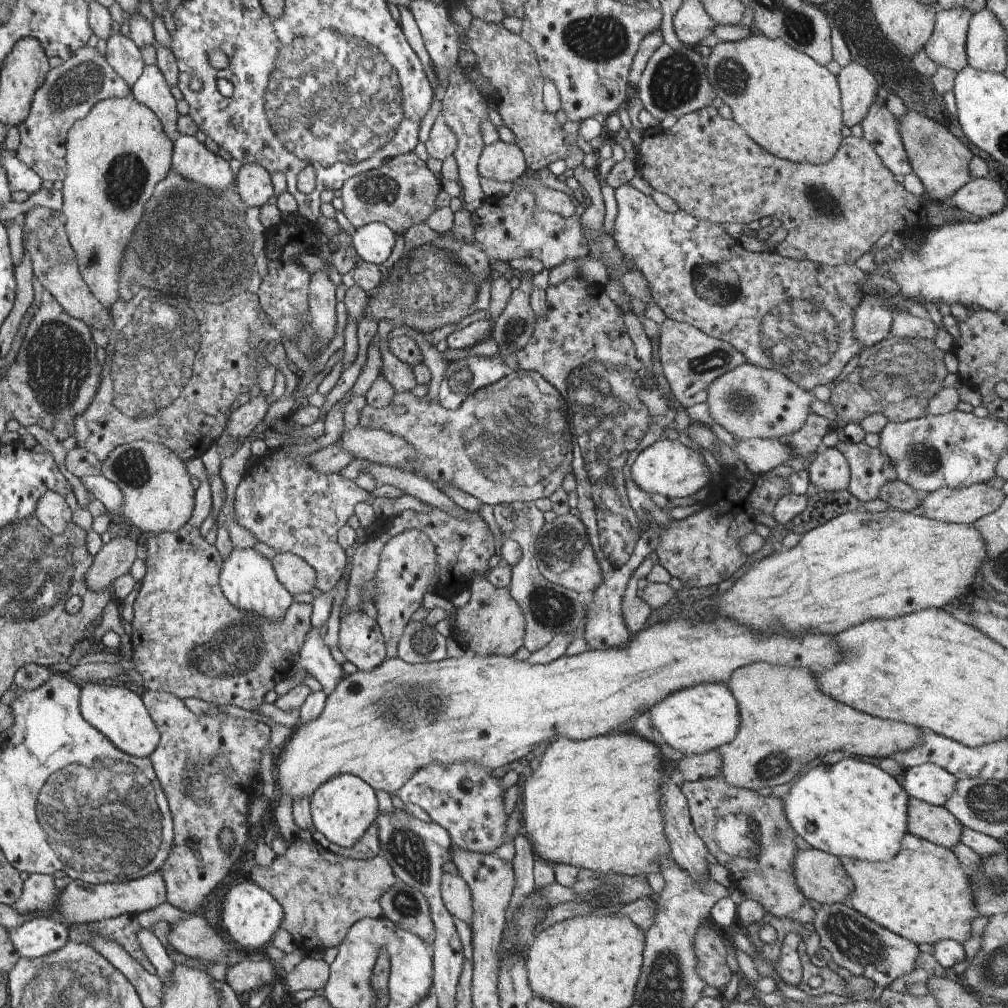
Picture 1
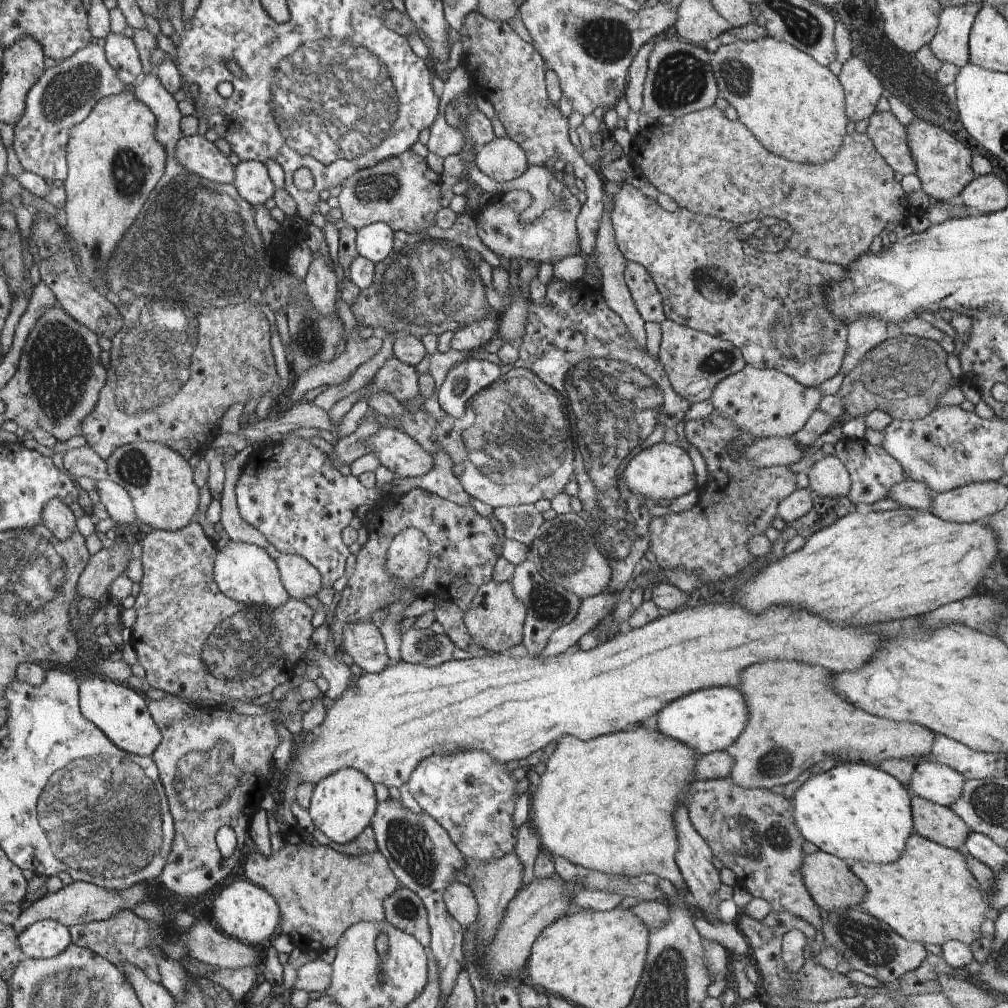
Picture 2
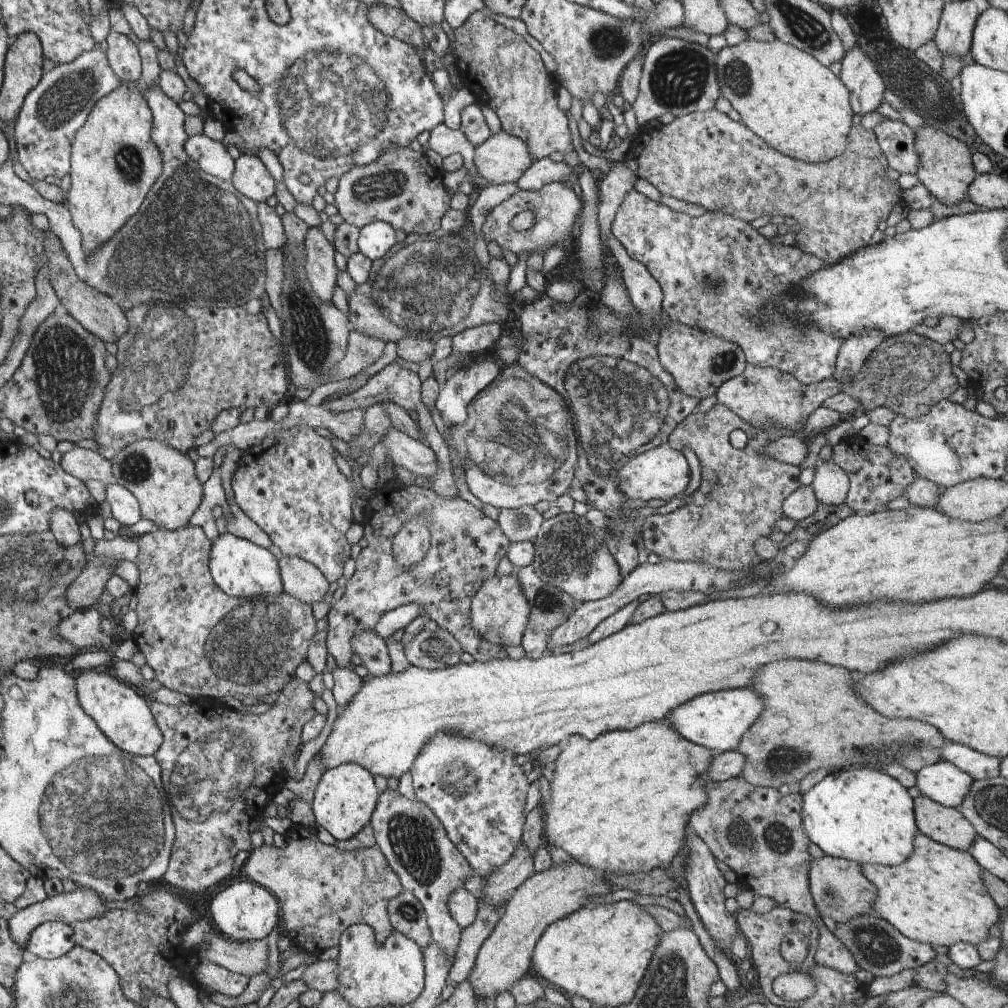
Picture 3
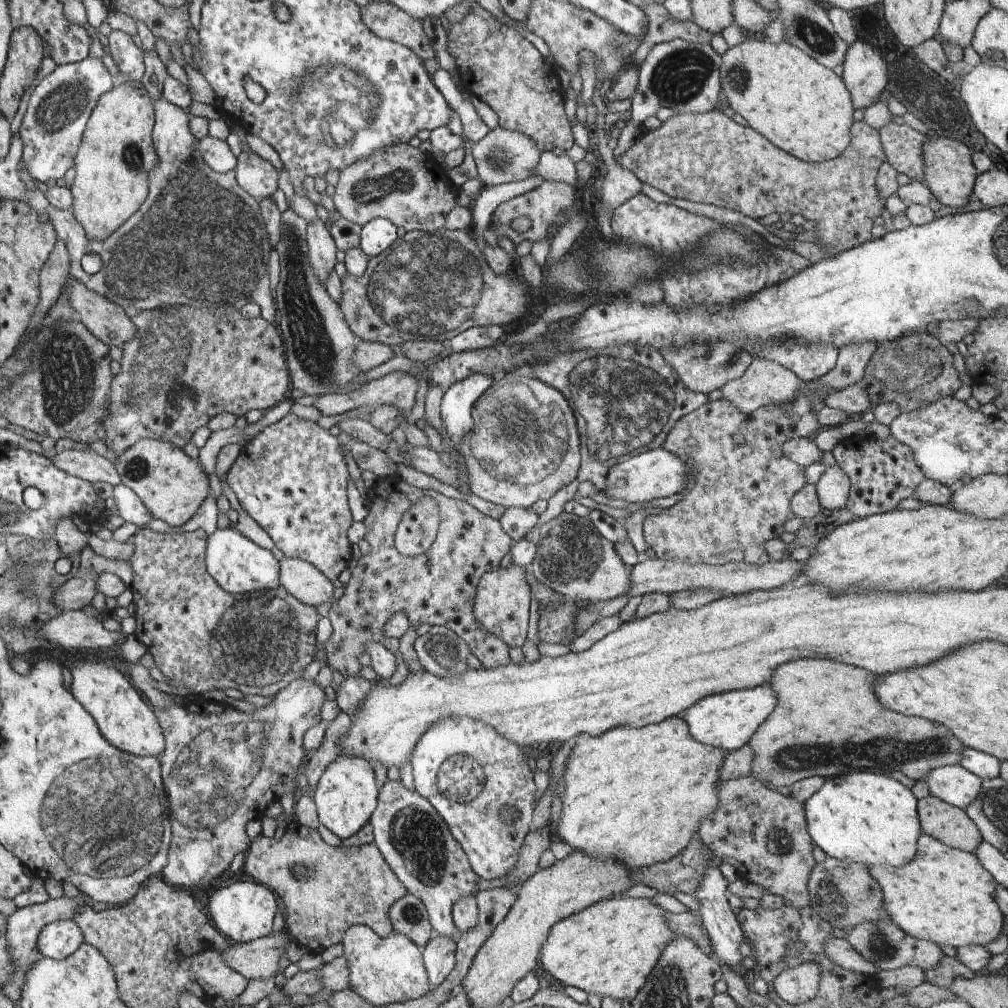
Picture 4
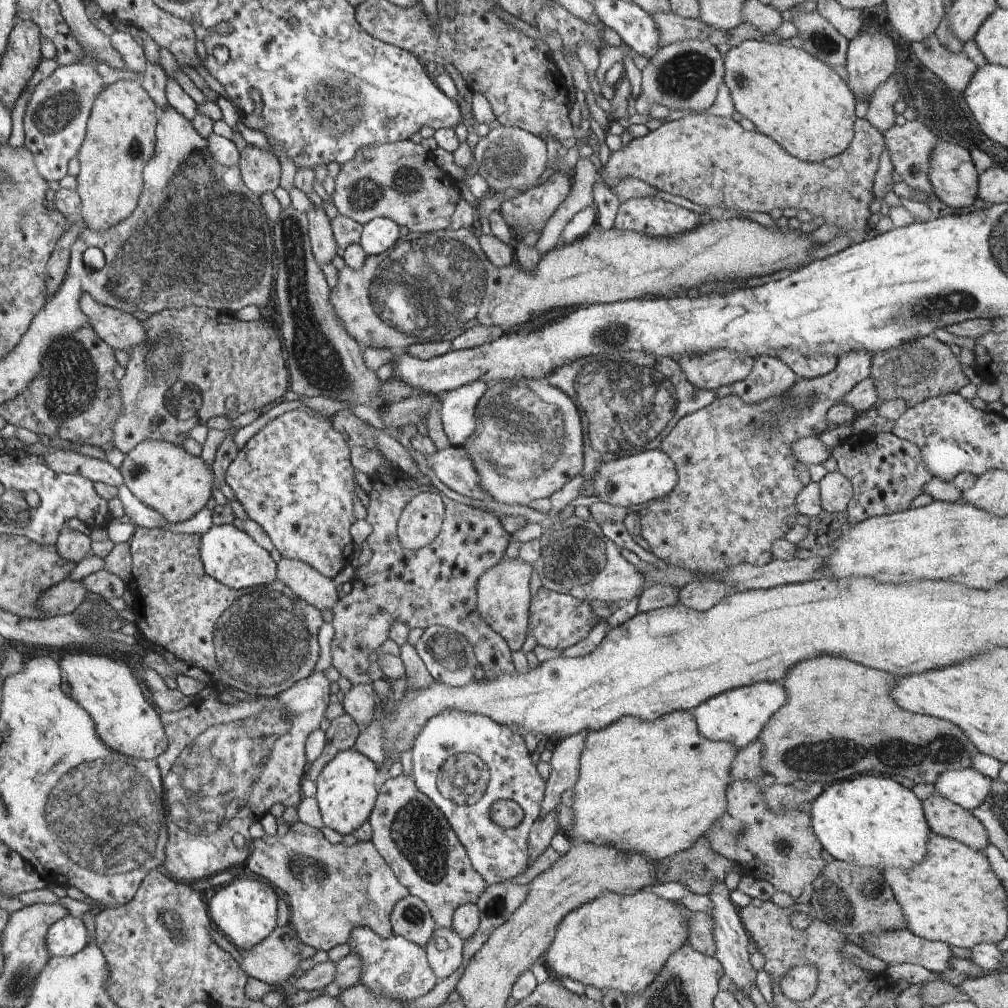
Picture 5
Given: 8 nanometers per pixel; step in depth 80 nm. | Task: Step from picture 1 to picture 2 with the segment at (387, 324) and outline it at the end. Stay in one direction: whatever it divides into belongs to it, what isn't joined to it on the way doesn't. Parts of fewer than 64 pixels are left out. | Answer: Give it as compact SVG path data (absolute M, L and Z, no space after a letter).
M395 357L388 358L374 376L372 386L366 390L361 400L368 401L374 392L382 392L382 390L392 394L400 403L404 402L408 405L420 392L417 370L403 364Z

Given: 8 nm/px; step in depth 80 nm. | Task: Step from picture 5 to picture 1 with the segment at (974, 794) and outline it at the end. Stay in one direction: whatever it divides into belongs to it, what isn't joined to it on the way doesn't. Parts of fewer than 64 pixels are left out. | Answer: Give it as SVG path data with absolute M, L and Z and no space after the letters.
M925 763L905 770L902 788L909 797L932 805L944 805L954 794L956 780L938 764Z

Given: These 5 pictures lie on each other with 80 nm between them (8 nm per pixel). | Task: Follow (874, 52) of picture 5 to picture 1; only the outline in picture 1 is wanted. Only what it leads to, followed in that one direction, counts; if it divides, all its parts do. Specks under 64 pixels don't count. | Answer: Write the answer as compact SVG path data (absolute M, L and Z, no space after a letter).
M852 61L837 77L841 94L842 120L853 127L866 118L878 93L876 78L864 66Z

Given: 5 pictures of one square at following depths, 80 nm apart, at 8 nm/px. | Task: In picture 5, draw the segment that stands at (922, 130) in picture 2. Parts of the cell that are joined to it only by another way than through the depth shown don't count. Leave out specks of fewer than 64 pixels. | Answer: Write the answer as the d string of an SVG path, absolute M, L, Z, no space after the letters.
M940 140L931 152L929 165L929 179L933 192L944 204L960 210L970 208L976 202L979 174L968 149Z

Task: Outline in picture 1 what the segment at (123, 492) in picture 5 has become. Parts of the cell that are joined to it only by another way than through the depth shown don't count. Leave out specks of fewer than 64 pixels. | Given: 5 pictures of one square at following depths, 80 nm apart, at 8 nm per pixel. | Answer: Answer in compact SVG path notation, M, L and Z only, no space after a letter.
M82 476L82 485L88 492L92 493L96 500L106 507L106 511L115 520L121 519L124 496L120 488L104 478L104 476Z

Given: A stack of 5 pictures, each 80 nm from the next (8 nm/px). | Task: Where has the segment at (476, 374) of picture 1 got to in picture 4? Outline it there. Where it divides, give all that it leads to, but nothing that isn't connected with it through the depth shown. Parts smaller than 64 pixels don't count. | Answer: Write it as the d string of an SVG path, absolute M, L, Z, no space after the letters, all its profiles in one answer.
M478 373L445 390L440 410L443 425L457 447L475 428L473 408L495 379Z

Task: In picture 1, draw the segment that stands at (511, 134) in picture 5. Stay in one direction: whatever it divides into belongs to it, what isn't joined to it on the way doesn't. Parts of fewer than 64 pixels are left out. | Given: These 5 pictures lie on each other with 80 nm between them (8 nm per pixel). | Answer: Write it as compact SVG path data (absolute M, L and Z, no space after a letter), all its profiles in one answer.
M498 140L481 153L477 172L480 176L501 182L521 179L528 171L525 154L516 144Z

